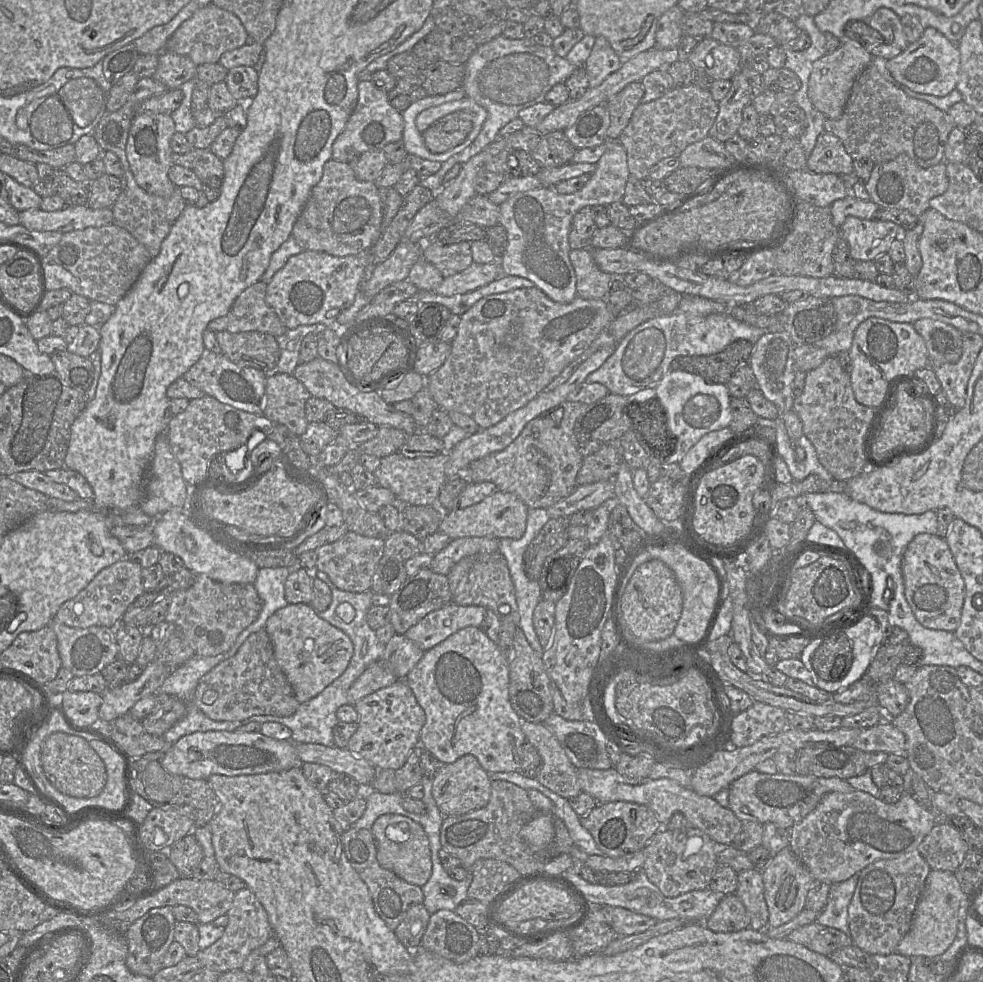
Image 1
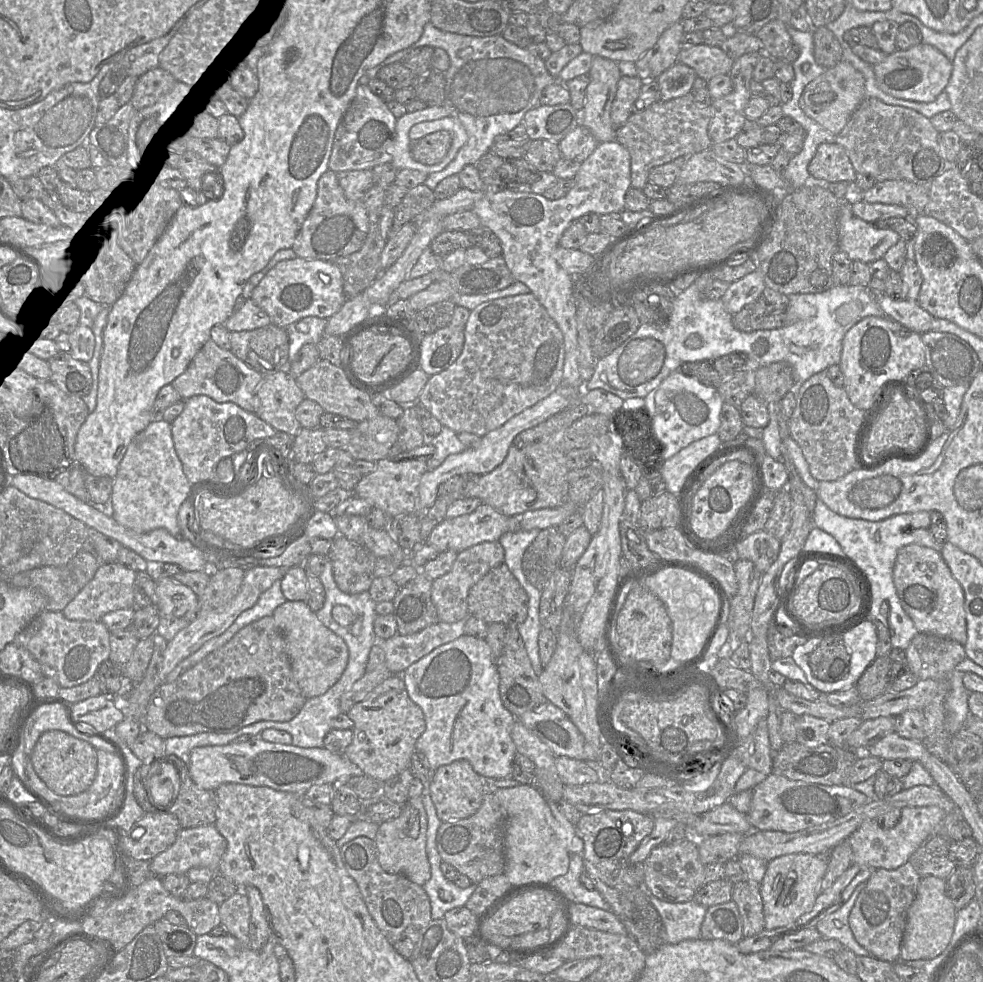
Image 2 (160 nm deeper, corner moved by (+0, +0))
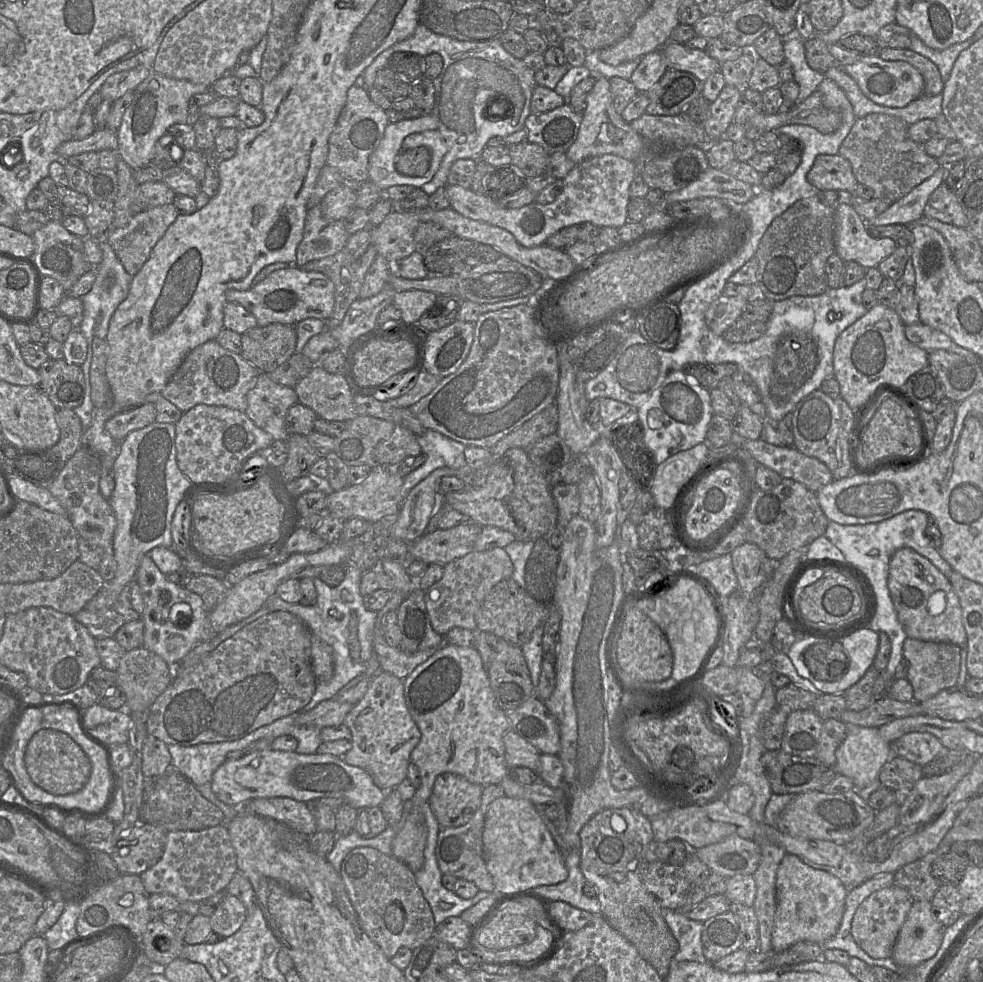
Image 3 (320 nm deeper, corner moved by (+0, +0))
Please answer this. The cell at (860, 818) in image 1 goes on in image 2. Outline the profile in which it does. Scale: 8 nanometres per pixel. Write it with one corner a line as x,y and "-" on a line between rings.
938,806
904,807
896,826
885,829
876,819
866,820
849,837
853,864
872,869
894,870
908,862
910,856
934,835
945,818
945,811

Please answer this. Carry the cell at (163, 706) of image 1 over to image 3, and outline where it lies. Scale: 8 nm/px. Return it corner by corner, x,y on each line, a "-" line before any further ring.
287,611
270,612
246,625
197,664
176,671
170,685
150,707
148,734
167,745
235,741
302,710
312,699
317,684
311,666
311,635
303,621

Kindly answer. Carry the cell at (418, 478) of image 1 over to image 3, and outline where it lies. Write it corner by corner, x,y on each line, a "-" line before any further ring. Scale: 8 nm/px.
372,465
368,476
363,481
346,486
339,491
328,491
326,512
345,521
352,518
361,518
371,524
375,523
385,516
399,513
403,502
403,498
401,498
403,482
403,476
390,474
381,465

